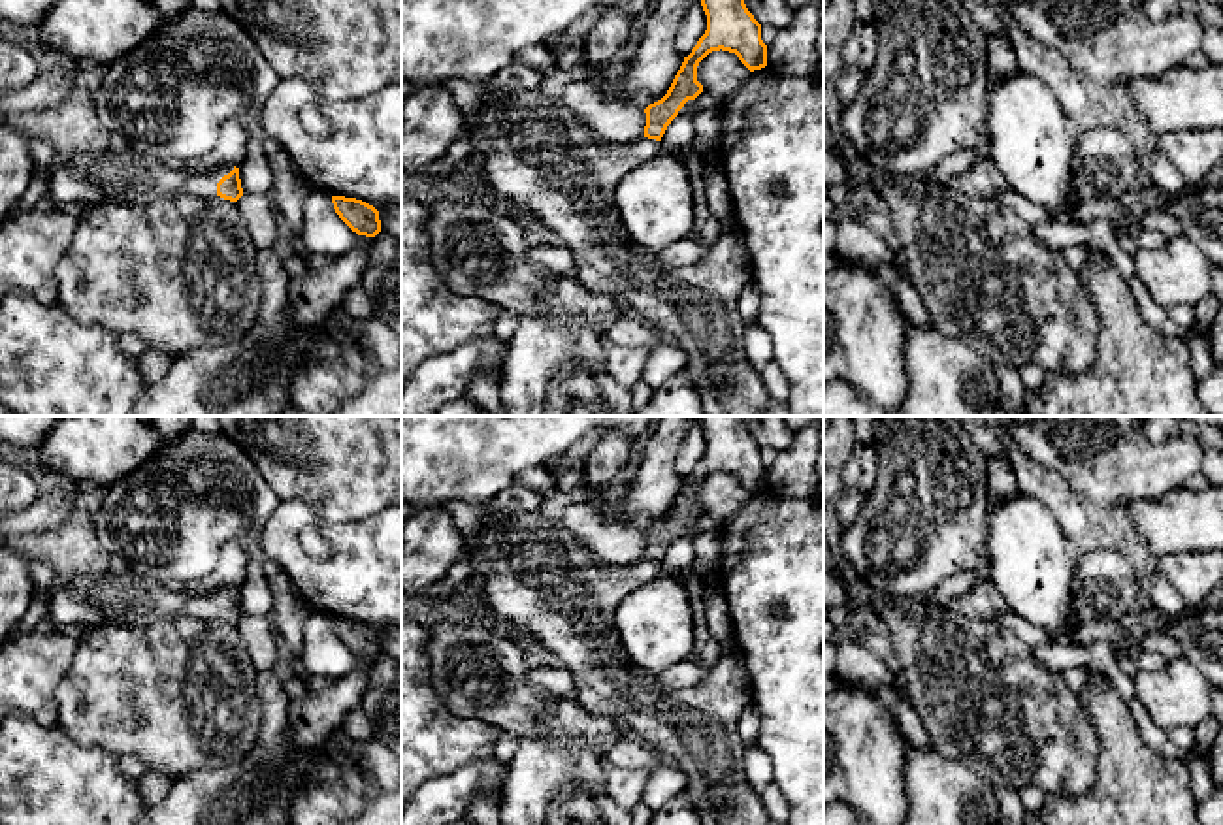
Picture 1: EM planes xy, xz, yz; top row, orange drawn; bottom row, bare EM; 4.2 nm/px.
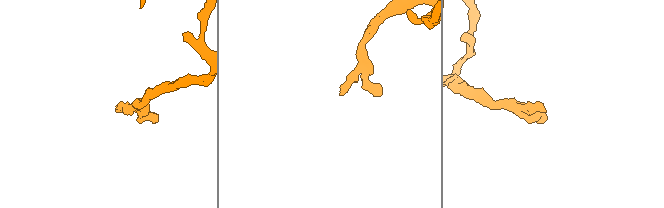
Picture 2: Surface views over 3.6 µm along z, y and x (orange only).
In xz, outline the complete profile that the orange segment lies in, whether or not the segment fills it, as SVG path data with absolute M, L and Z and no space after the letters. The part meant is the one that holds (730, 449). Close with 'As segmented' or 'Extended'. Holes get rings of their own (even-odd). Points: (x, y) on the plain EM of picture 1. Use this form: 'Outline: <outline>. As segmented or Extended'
Outline: M699 416L707 437L707 452L677 493L667 516L650 526L644 559L631 565L609 565L560 522L539 512L524 512L486 526L479 537L464 544L464 556L473 561L484 580L484 603L494 616L509 625L531 631L539 642L556 654L579 684L577 701L594 716L620 721L633 736L660 753L682 778L684 795L701 817L703 825L769 825L771 814L744 776L744 746L737 733L742 712L752 704L750 678L742 657L733 648L724 648L714 665L707 667L705 678L693 688L665 688L658 674L639 667L624 650L614 623L618 605L641 586L660 576L660 563L688 522L703 514L697 503L699 484L712 473L729 473L750 492L767 488L767 467L761 461L761 446L744 426L744 416Z. Extended

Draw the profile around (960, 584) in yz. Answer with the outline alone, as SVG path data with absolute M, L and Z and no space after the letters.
M961 571L954 576L948 576L933 591L933 601L948 607L957 597L967 597L972 584L980 578L980 571Z

